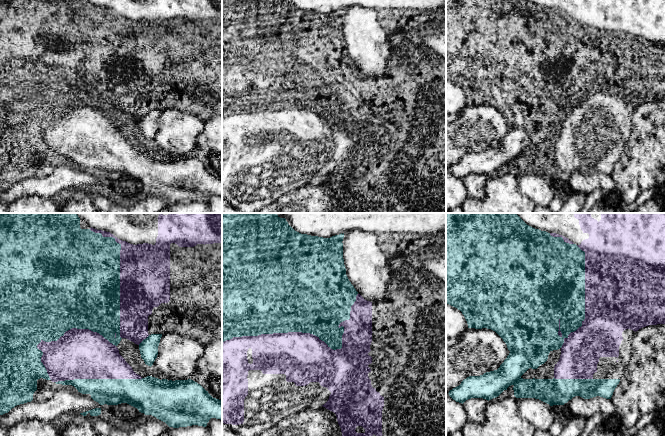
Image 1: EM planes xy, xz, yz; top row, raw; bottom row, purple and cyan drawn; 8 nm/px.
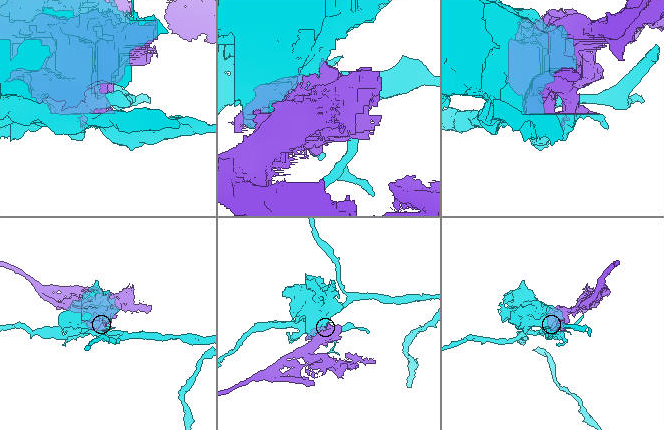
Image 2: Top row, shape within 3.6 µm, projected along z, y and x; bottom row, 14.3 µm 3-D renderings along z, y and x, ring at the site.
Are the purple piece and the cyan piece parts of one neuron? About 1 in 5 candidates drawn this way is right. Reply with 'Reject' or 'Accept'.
Reject

